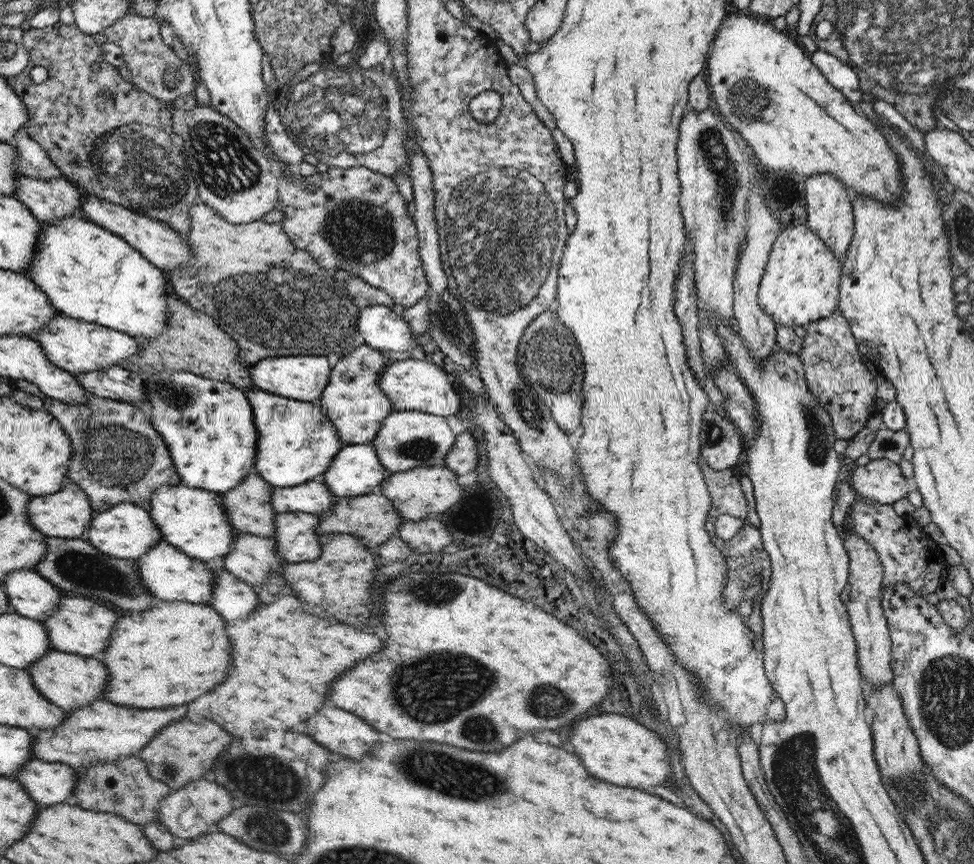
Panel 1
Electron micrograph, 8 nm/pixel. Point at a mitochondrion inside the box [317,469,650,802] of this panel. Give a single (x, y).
(441, 687)

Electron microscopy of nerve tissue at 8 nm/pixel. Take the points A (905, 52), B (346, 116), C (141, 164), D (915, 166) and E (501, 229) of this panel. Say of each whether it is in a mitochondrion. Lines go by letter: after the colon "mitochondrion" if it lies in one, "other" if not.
A: mitochondrion
B: mitochondrion
C: mitochondrion
D: other
E: mitochondrion

